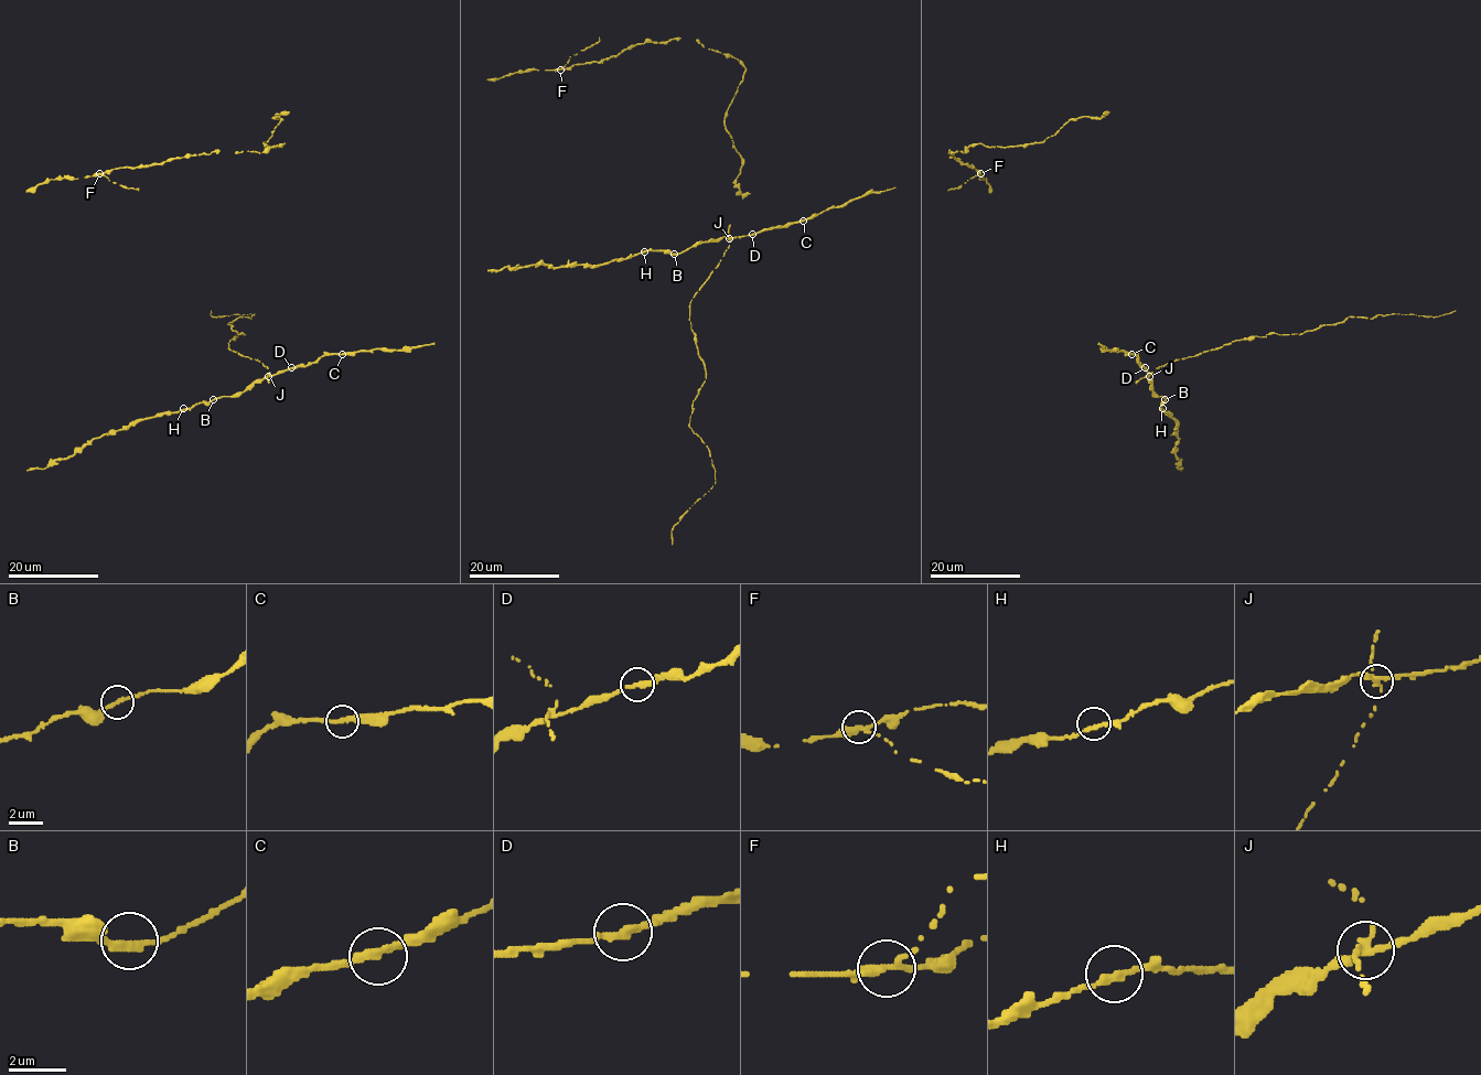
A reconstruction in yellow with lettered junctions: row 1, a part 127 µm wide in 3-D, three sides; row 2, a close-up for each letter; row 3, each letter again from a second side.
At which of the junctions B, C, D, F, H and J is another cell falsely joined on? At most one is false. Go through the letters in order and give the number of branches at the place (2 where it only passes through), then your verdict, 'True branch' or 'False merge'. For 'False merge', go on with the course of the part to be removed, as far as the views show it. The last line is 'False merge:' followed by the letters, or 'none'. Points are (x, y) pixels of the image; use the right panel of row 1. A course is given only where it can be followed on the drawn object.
B: Branches: 2. True branch
C: Branches: 2. True branch
D: Branches: 2. True branch
F: Branches: 3. True branch
H: Branches: 2. True branch
J: Branches: 3. False merge. Course of the part to remove: (1149, 376), (1171, 361), (1235, 340), (1272, 333), (1301, 334), (1348, 316), (1437, 316), (1455, 310)
False merge: J

